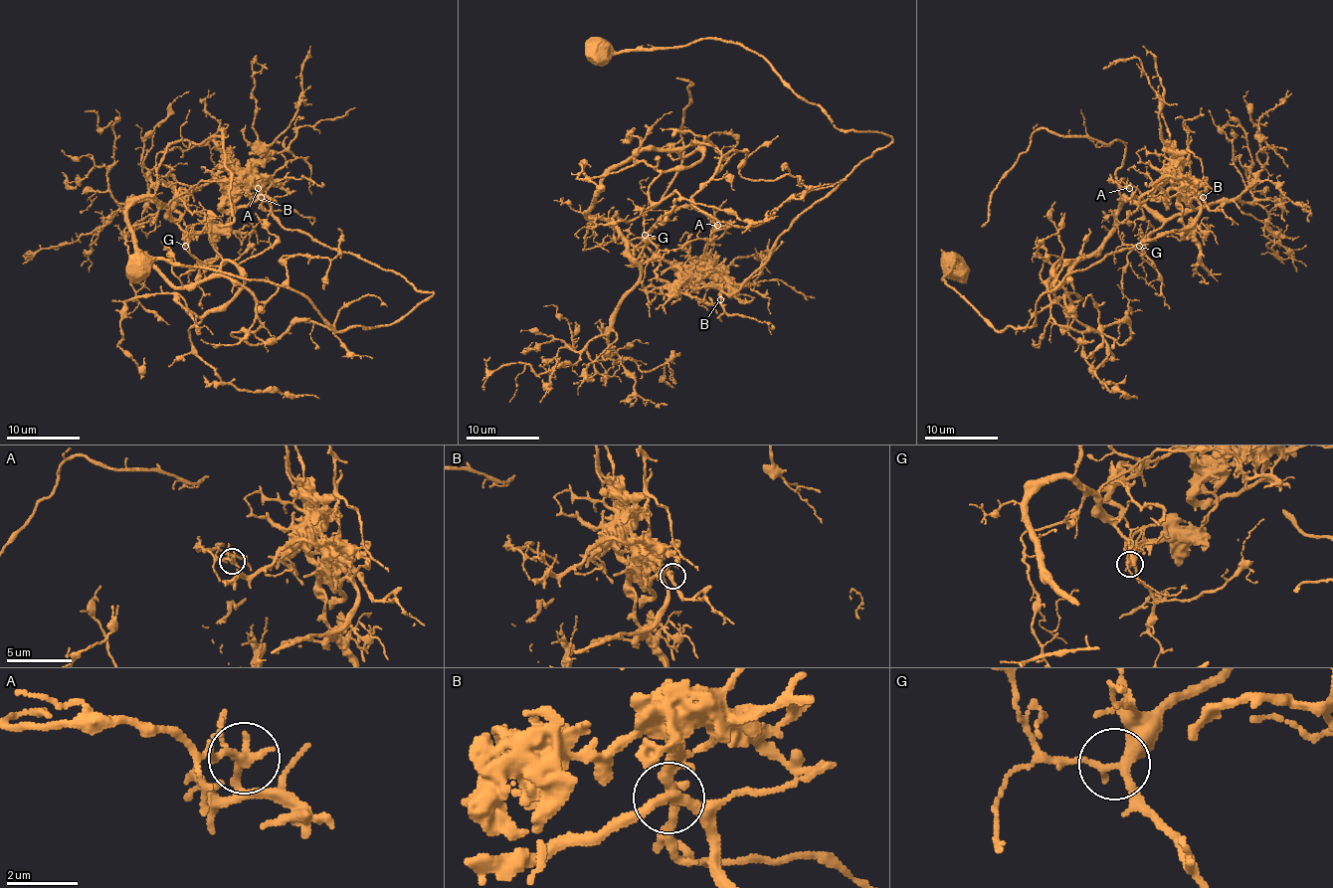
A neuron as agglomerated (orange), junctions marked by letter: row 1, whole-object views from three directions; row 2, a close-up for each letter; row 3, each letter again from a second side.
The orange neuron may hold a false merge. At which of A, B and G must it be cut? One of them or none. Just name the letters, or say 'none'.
A

